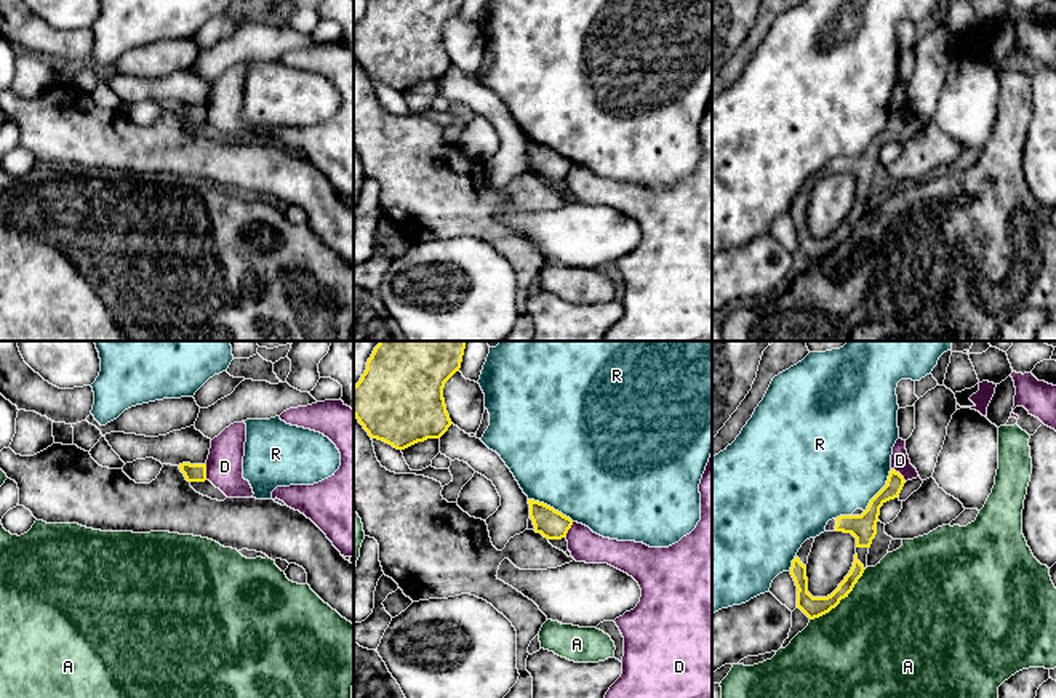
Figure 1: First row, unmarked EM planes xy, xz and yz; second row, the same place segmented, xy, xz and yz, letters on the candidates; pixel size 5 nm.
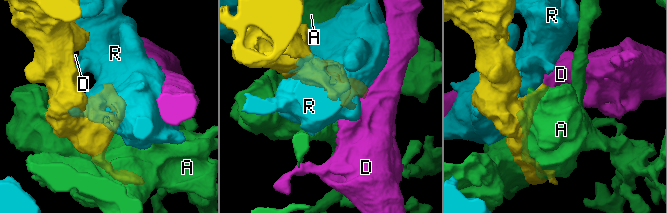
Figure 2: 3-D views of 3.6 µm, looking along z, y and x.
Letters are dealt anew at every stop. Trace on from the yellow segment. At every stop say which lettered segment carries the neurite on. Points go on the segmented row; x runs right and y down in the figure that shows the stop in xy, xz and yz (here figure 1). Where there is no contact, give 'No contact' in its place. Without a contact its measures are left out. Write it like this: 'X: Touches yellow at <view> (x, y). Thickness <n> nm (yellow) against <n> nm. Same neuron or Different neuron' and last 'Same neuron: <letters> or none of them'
A: Touches yellow at yz (840, 599). Thickness 110 nm (yellow) against 480 nm. Different neuron
D: Touches yellow at yz (900, 474). Thickness 90 nm (yellow) against 100 nm. Different neuron
R: Touches yellow at xz (549, 506). Thickness 150 nm (yellow) against 500 nm. Different neuron
Same neuron: none of them

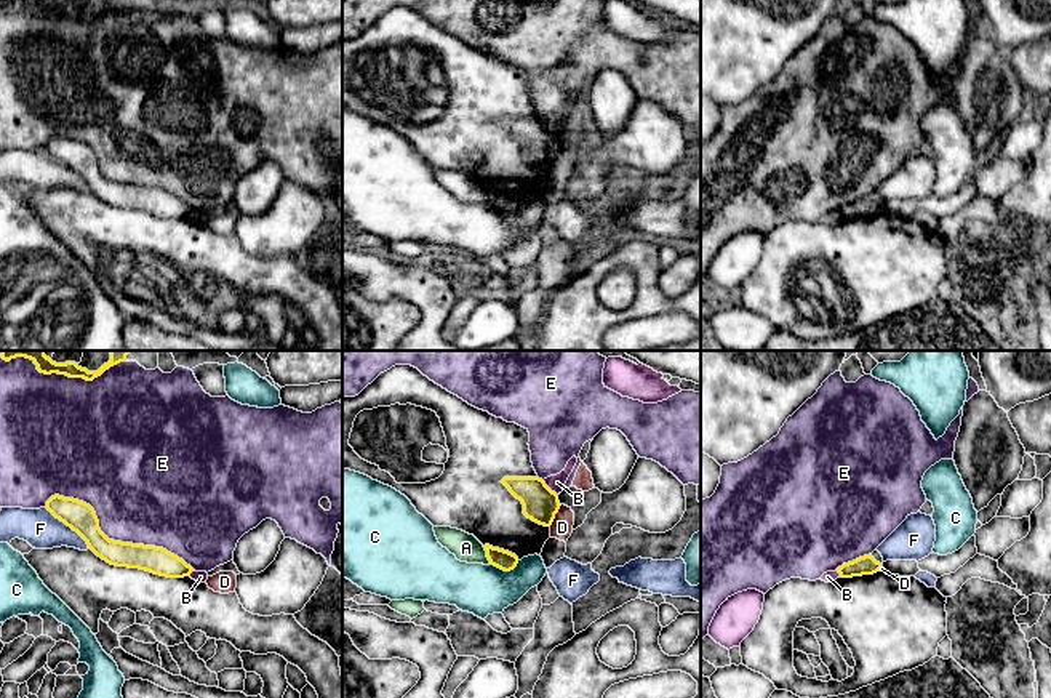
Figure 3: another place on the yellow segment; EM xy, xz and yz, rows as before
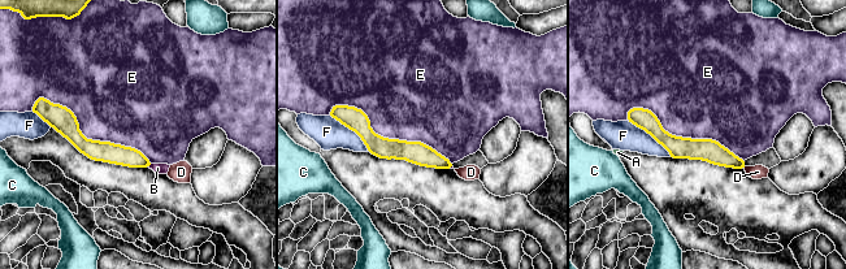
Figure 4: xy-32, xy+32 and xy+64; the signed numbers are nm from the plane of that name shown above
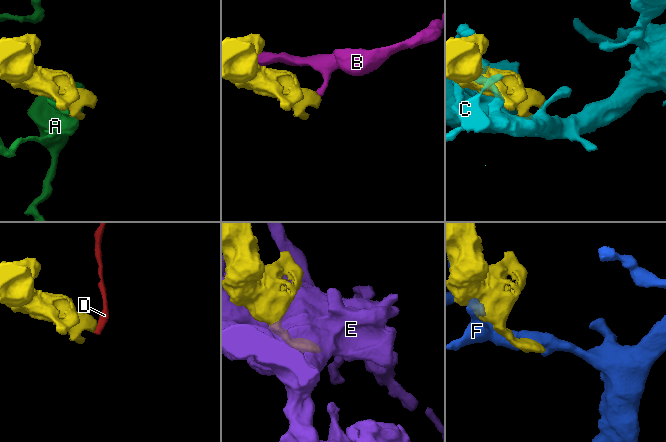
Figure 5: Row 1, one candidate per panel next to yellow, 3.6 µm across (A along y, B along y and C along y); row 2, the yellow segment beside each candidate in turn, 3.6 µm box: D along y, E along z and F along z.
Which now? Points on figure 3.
A: Touches yellow at xz (487, 556). Thickness 100 nm (yellow) against 140 nm. Different neuron
B: Touches yellow at xz (549, 489). Thickness 180 nm (yellow) against 80 nm. Different neuron
C: Touches yellow at xz (506, 570). Thickness 100 nm (yellow) against 260 nm. Different neuron
D: Touches yellow at xz (554, 516). Thickness 180 nm (yellow) against 110 nm. Different neuron
E: Touches yellow at xy (112, 540). Thickness 150 nm (yellow) against 460 nm. Different neuron
F: Touches yellow at xy (69, 525). Thickness 150 nm (yellow) against 190 nm. Different neuron
Same neuron: none of them

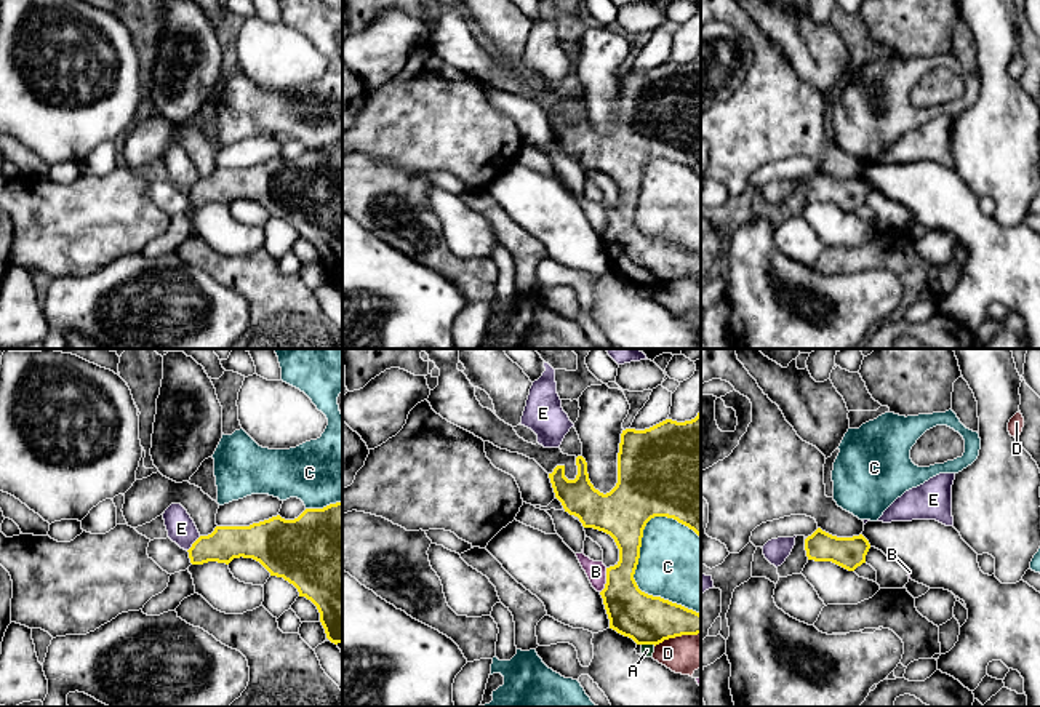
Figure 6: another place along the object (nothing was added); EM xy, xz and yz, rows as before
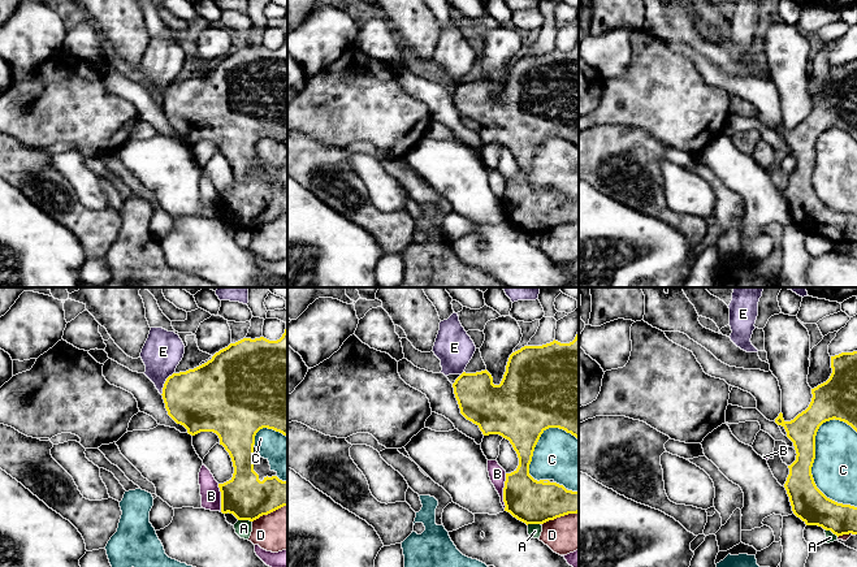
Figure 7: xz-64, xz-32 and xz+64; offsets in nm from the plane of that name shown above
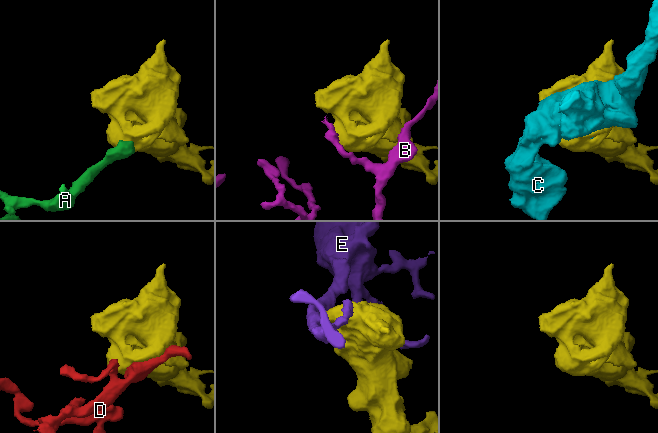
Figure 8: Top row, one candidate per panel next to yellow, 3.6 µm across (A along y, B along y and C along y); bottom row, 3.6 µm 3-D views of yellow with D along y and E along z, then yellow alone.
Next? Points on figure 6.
A: Touches yellow at xz (648, 643). Thickness 240 nm (yellow) against 60 nm. Different neuron
B: Touches yellow at xz (607, 581). Thickness 240 nm (yellow) against 100 nm. Different neuron
C: Touches yellow at xz (636, 583). Thickness 240 nm (yellow) against 360 nm. Different neuron
D: Touches yellow at xz (677, 635). Thickness 240 nm (yellow) against 190 nm. Different neuron
E: Touches yellow at xy (192, 544). Thickness 180 nm (yellow) against 140 nm. Different neuron
Same neuron: none of them

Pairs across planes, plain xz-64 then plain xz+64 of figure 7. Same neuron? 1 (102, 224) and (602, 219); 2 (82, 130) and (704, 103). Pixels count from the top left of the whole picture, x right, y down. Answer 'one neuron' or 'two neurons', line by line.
1: two neurons
2: one neuron

